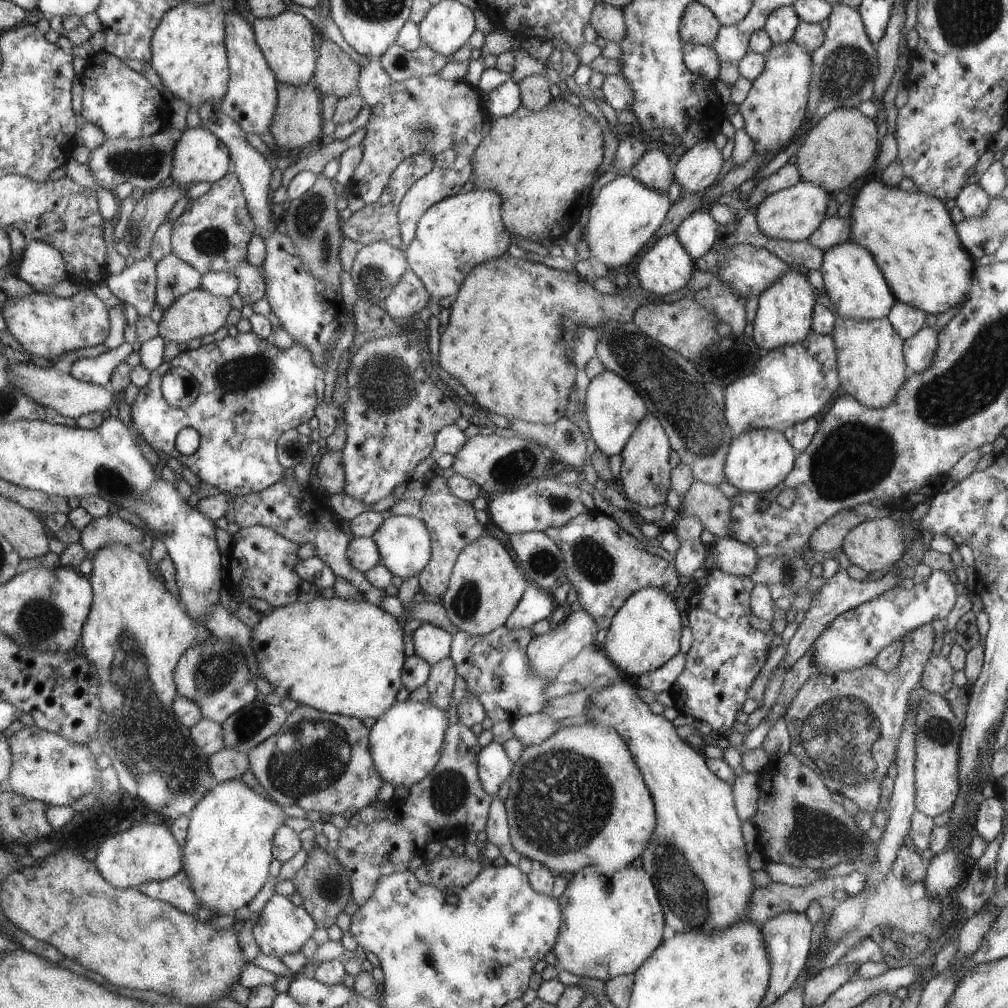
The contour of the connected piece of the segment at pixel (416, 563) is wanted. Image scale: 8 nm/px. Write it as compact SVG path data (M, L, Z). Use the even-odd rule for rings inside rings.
M389 515L375 529L370 538L378 550L378 562L401 580L415 576L430 560L430 533L423 521L407 515Z

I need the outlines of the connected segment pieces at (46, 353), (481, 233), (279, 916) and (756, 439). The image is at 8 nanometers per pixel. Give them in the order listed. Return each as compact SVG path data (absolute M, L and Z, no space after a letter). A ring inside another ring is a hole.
M82 287L75 295L68 298L55 298L45 292L35 292L22 298L5 299L1 316L7 329L21 347L48 362L59 358L65 352L93 348L103 344L109 338L111 320L105 302L93 292L92 288Z
M473 189L441 199L418 220L414 239L406 246L407 268L422 280L431 299L455 296L474 267L501 256L509 246L509 233L499 214L502 197L489 189Z
M273 893L265 902L251 932L261 953L279 958L283 954L297 952L307 942L316 925L313 921L306 909L294 906L286 896Z
M751 429L732 438L728 446L723 465L725 482L735 486L743 493L751 493L756 497L777 487L794 467L795 452L783 433L771 429Z

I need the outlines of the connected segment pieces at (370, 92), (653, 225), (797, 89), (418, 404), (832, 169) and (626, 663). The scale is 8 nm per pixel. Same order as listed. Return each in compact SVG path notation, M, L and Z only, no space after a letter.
M370 60L358 74L357 90L364 104L370 107L389 94L392 82L389 75L382 69L380 62Z
M631 176L615 177L599 190L589 206L584 240L589 248L590 256L603 263L610 272L625 269L630 260L640 251L641 246L662 226L670 206L671 202L665 191L648 189Z
M793 39L773 45L765 53L763 70L750 82L745 99L737 105L744 118L744 130L754 144L758 155L777 154L802 126L806 116L806 100L811 82L812 58Z
M413 331L372 340L351 355L343 375L347 400L342 416L346 424L342 493L363 504L373 504L389 496L397 484L411 480L417 462L434 453L435 435L459 416L449 396L429 380L415 343Z
M836 108L807 132L795 154L800 180L825 189L829 194L845 190L853 180L867 174L877 154L877 130L873 119L856 108Z
M643 587L632 593L615 614L600 644L608 659L625 675L641 676L665 664L679 650L681 616L663 589Z

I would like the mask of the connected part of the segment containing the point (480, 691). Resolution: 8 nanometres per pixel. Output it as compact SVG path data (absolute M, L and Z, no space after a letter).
M505 625L497 627L485 636L473 637L459 630L452 635L449 656L454 662L457 675L464 679L466 690L476 696L476 699L483 706L487 718L490 718L493 723L497 721L512 723L523 715L539 713L543 704L549 700L549 698L544 699L542 696L543 689L549 681L547 679L539 679L530 670L527 662L526 646L532 638L531 627L507 630Z

